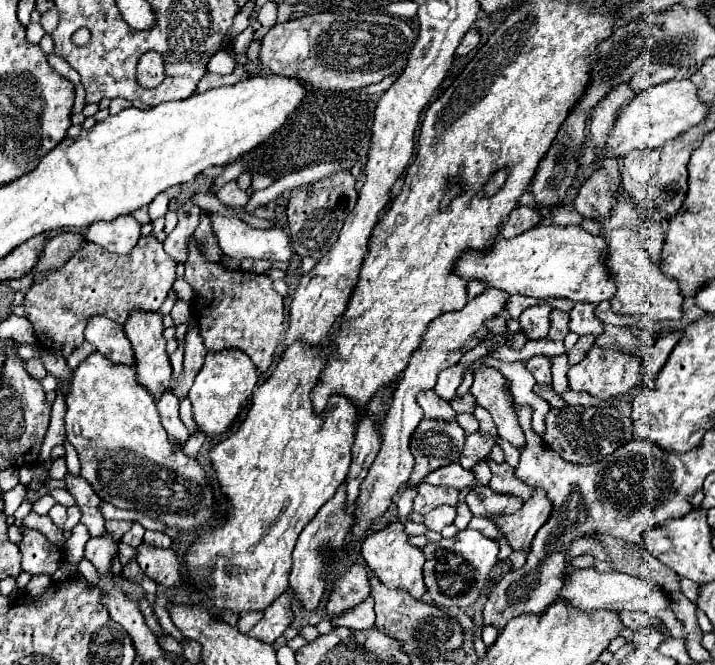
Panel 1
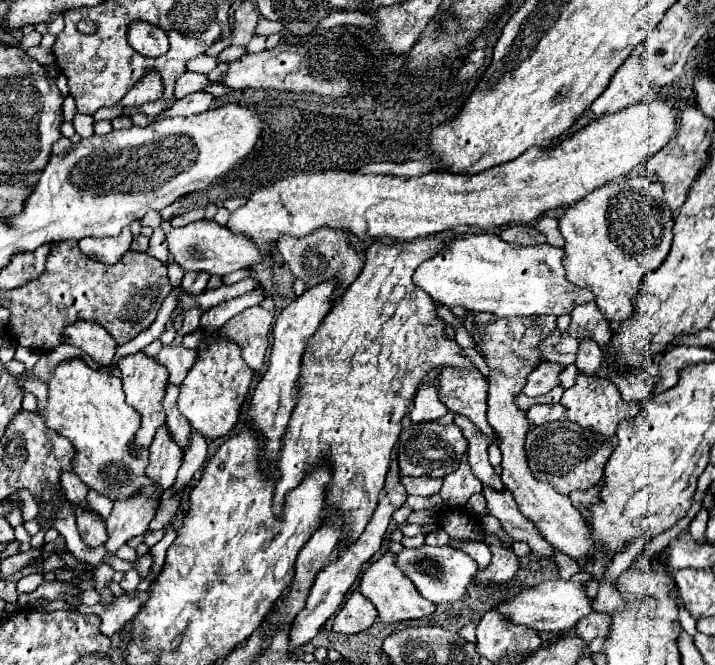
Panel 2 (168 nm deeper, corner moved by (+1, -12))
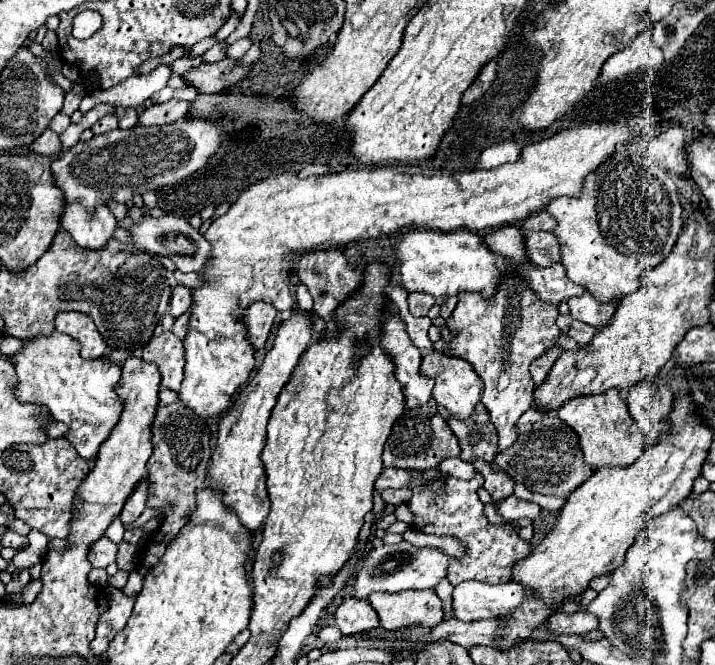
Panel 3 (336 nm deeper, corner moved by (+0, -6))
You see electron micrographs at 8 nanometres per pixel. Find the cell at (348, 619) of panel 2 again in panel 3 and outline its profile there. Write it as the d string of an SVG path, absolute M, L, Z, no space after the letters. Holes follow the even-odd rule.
M346 598L334 612L334 626L344 636L366 632L378 626L378 614L364 598Z

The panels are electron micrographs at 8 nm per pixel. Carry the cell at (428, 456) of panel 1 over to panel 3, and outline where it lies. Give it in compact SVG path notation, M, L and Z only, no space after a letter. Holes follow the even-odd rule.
M420 406L416 410L406 408L404 414L396 420L392 434L384 446L382 462L388 464L400 464L398 468L408 468L422 472L426 468L436 468L444 458L460 456L460 444L448 422L444 422L438 414L426 414L426 406Z

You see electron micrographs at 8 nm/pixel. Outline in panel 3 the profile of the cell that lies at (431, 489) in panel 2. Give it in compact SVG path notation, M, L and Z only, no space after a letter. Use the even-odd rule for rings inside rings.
M384 468L380 478L376 480L376 490L382 492L386 488L408 488L412 482L412 476L408 470L398 468Z

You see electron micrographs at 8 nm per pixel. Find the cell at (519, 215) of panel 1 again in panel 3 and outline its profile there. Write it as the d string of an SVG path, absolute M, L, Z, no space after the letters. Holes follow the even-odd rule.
M522 228L526 256L538 266L548 266L548 262L560 262L560 246L552 232L534 232Z

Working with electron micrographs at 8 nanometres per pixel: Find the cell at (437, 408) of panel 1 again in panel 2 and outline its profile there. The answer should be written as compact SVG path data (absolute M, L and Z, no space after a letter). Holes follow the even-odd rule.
M431 378L423 380L423 384L419 384L419 390L415 394L413 400L413 410L409 414L411 422L429 422L429 420L437 420L441 416L445 416L449 410L445 408L445 404L439 400L437 394L437 386L431 384Z

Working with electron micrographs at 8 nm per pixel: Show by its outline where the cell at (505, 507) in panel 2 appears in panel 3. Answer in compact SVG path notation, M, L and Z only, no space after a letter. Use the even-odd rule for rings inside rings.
M474 460L472 462L476 472L484 476L484 488L492 496L496 504L500 504L504 498L514 494L514 480L508 474L496 474L490 470L490 466L484 460Z

